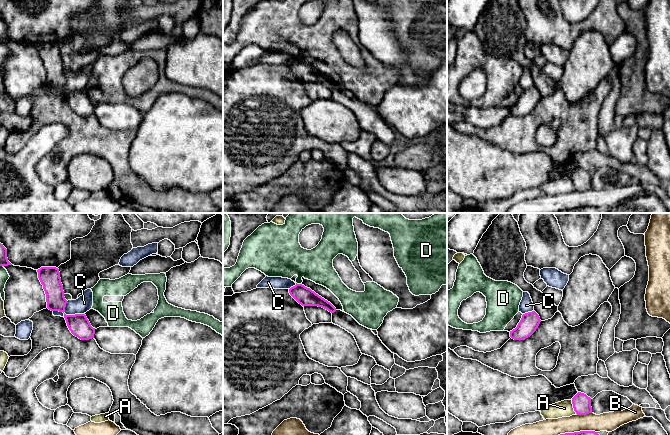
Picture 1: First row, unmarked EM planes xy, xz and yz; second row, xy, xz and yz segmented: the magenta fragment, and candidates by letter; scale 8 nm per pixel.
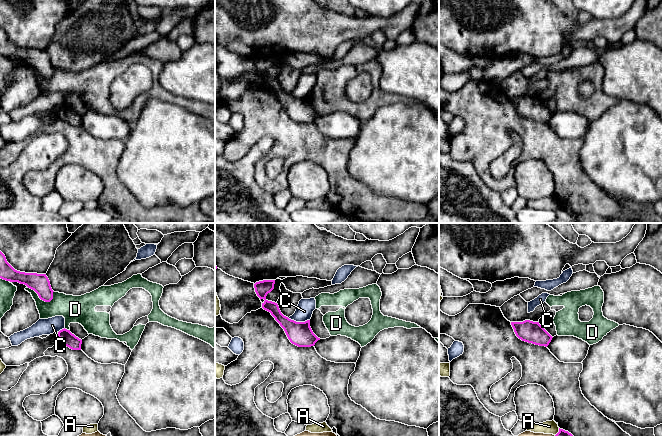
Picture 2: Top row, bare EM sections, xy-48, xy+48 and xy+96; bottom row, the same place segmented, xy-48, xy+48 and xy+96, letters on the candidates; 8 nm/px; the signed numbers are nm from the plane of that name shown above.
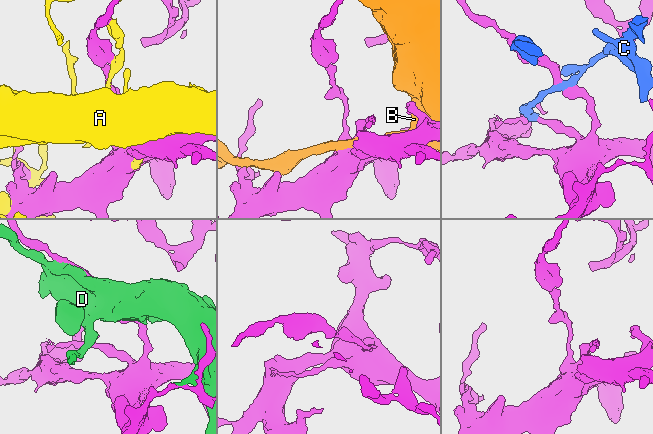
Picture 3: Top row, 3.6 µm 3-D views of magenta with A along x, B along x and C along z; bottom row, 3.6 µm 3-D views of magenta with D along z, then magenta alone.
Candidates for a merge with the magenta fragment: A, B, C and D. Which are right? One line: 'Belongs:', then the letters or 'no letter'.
Belongs: C

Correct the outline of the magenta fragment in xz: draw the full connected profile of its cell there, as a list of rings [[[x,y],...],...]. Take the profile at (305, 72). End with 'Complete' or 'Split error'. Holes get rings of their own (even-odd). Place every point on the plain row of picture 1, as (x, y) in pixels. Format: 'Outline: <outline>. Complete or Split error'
Outline: [[[296,59],[289,65],[289,69],[302,82],[318,82],[331,89],[336,87],[336,84],[330,78],[302,60]]]. Complete

